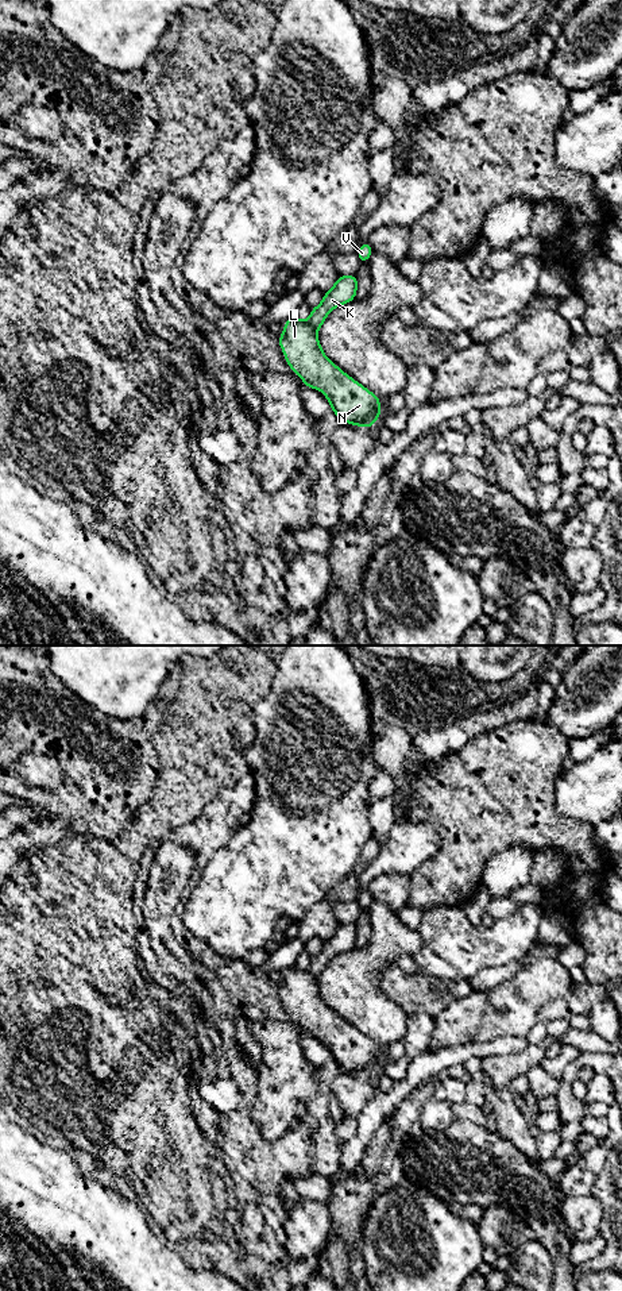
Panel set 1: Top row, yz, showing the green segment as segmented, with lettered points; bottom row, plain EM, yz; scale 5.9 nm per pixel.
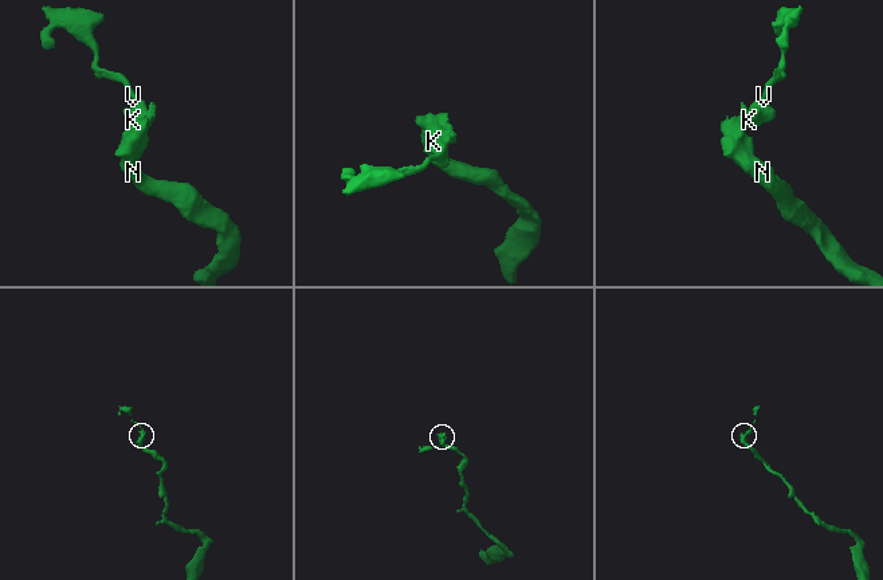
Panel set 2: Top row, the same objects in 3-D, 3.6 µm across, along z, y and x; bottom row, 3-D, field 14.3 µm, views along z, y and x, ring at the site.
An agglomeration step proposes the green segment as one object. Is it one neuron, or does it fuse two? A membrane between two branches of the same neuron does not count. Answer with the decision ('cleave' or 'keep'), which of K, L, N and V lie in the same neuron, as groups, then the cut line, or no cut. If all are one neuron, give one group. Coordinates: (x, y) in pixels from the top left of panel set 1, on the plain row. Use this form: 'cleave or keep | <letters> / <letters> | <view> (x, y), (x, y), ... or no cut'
cleave | K V / L N | yz (308, 968), (316, 981)

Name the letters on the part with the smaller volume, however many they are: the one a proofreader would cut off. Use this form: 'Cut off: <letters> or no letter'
Cut off: K, V

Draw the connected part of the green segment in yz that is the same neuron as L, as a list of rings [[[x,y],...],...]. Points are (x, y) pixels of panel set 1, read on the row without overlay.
[[[295,964],[286,967],[278,993],[291,1018],[308,1036],[324,1041],[332,1060],[341,1070],[372,1076],[374,1070],[380,1067],[378,1044],[327,1006],[309,968],[300,968]]]

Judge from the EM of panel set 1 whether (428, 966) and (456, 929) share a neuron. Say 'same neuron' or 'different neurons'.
same neuron

